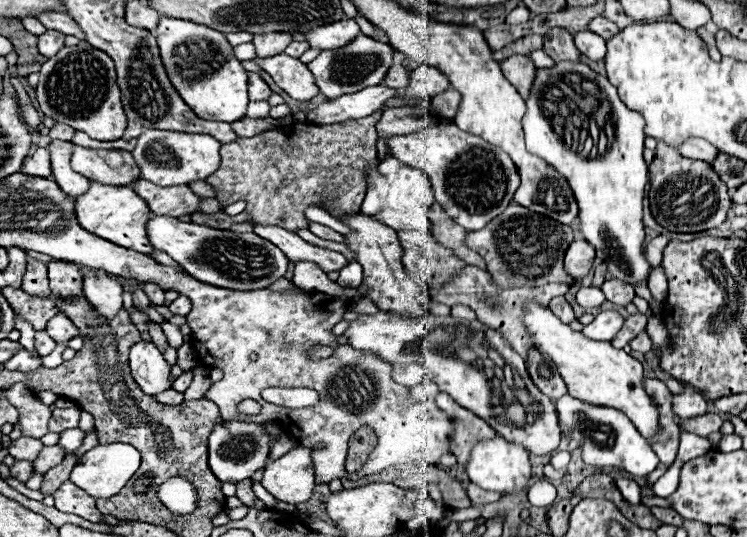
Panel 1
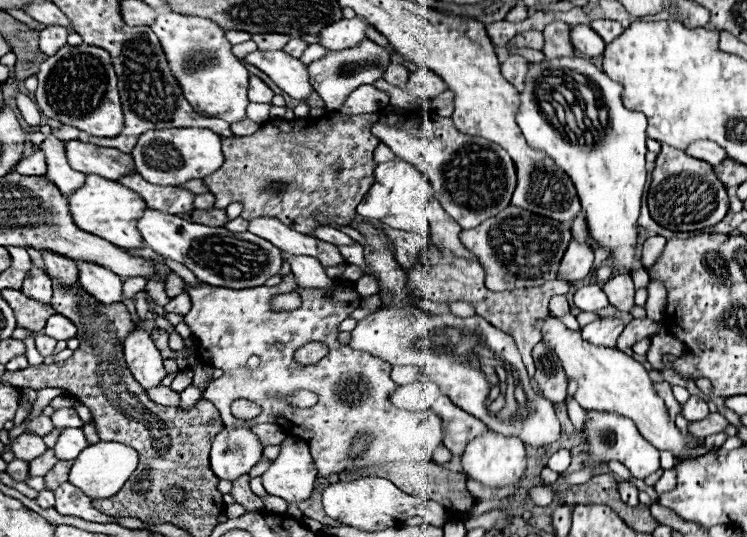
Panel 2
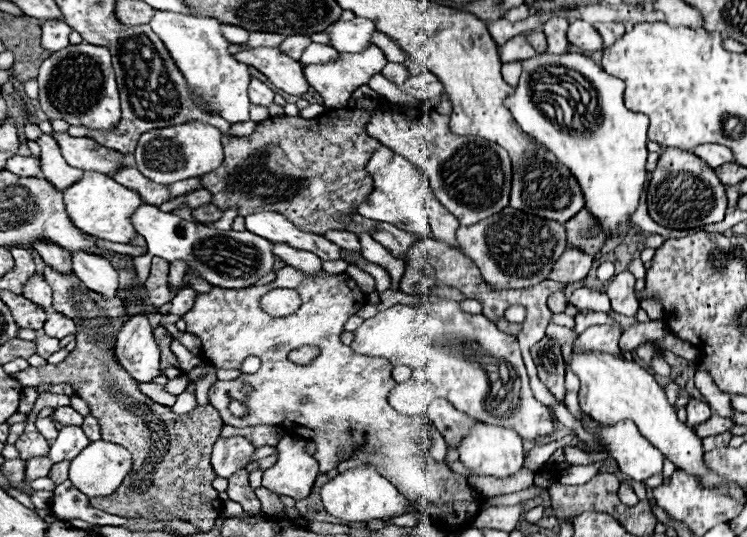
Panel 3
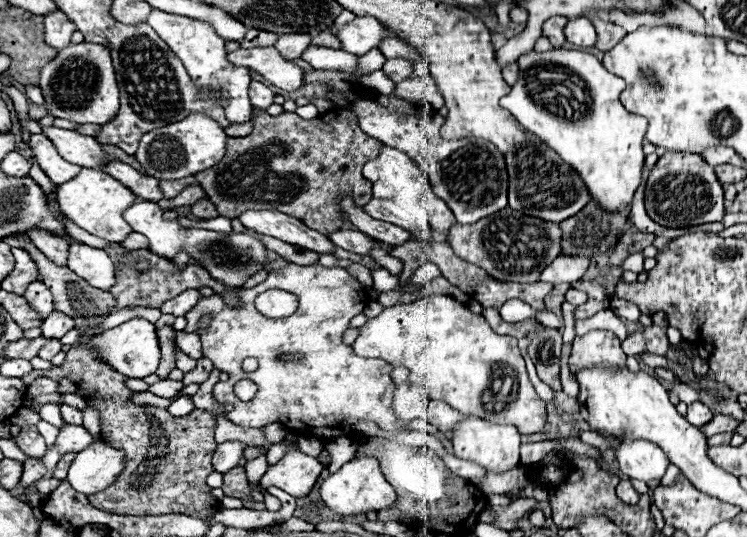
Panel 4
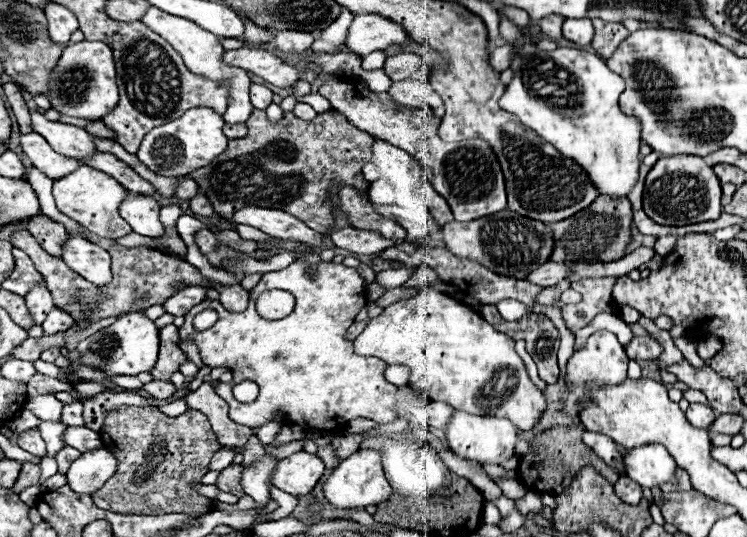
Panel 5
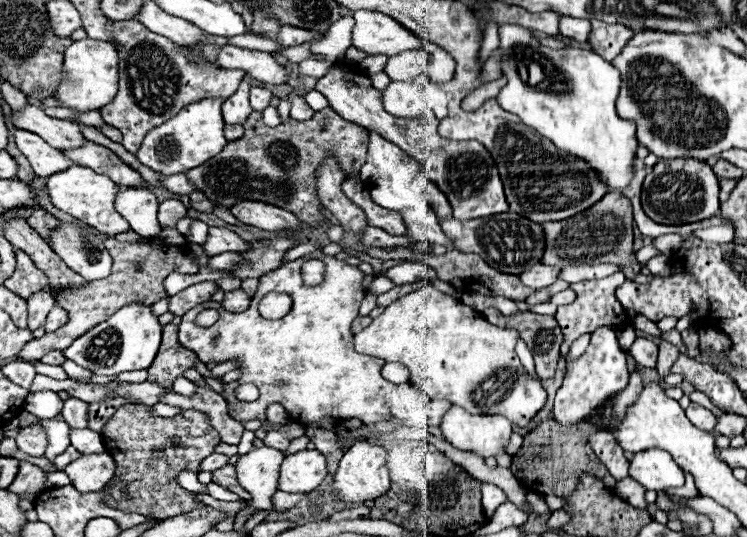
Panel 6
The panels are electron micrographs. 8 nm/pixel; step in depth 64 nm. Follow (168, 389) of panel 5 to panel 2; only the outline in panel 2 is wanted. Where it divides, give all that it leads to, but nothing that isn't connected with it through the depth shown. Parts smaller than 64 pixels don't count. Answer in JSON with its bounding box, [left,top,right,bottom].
[170,368,192,392]

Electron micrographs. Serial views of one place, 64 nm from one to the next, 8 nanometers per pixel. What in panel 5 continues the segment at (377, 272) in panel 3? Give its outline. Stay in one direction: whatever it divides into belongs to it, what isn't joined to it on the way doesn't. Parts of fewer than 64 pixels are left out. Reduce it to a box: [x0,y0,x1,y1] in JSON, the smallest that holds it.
[376,266,418,288]

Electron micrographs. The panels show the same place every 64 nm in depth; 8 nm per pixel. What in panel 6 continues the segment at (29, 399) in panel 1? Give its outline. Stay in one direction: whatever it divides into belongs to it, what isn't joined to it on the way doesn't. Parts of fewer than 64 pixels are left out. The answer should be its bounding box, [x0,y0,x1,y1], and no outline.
[42,420,70,462]

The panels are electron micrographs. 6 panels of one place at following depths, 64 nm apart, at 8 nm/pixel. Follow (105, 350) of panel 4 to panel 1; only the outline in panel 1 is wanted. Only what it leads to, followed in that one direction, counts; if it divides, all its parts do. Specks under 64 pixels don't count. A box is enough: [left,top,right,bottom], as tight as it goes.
[130,340,170,396]

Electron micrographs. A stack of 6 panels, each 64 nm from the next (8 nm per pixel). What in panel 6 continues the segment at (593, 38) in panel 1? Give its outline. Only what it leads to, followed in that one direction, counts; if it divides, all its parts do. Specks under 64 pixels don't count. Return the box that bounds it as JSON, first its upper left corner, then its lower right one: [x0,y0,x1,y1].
[558,14,590,42]

